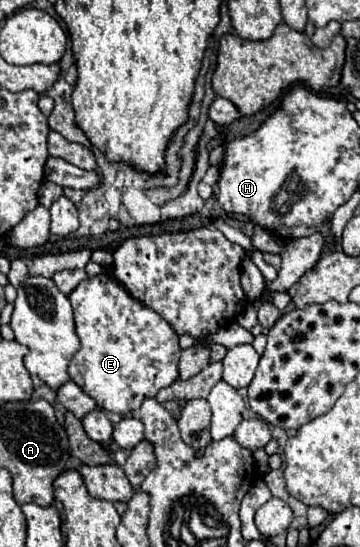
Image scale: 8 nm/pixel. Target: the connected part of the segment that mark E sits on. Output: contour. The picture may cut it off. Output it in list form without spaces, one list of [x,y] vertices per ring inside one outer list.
[[[96,275],[92,279],[82,281],[70,293],[70,303],[74,307],[76,333],[80,337],[82,347],[72,357],[68,373],[80,389],[84,389],[92,399],[96,399],[100,409],[120,413],[120,415],[134,413],[140,409],[146,397],[156,397],[160,389],[172,385],[178,379],[178,359],[180,359],[178,335],[156,311],[132,299],[124,291],[124,287],[118,285],[112,277]]]

